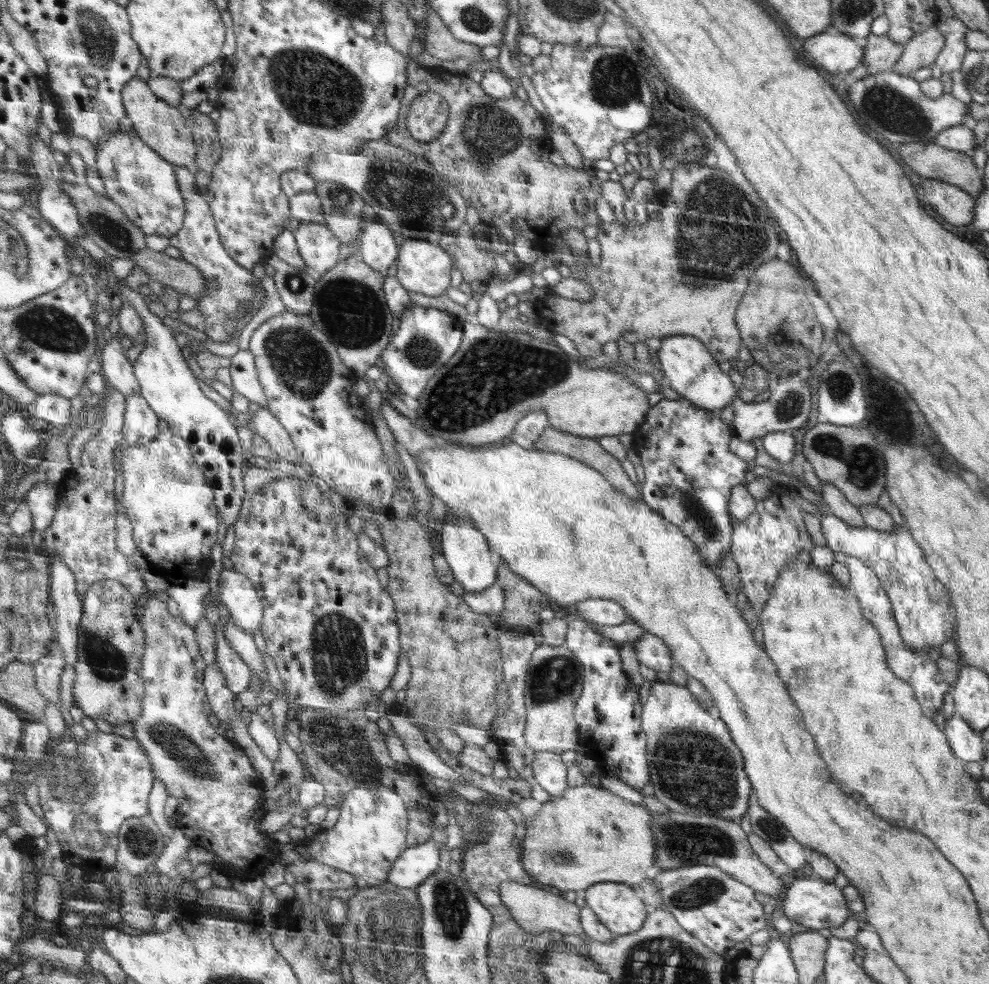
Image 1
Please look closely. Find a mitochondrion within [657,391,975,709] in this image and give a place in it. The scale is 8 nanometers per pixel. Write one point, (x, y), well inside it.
(862, 461)

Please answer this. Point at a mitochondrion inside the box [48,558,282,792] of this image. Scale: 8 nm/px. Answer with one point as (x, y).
(192, 761)

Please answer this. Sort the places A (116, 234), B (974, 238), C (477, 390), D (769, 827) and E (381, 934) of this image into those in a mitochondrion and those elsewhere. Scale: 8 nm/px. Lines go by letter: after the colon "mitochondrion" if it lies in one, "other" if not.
A: mitochondrion
B: other
C: mitochondrion
D: mitochondrion
E: mitochondrion

